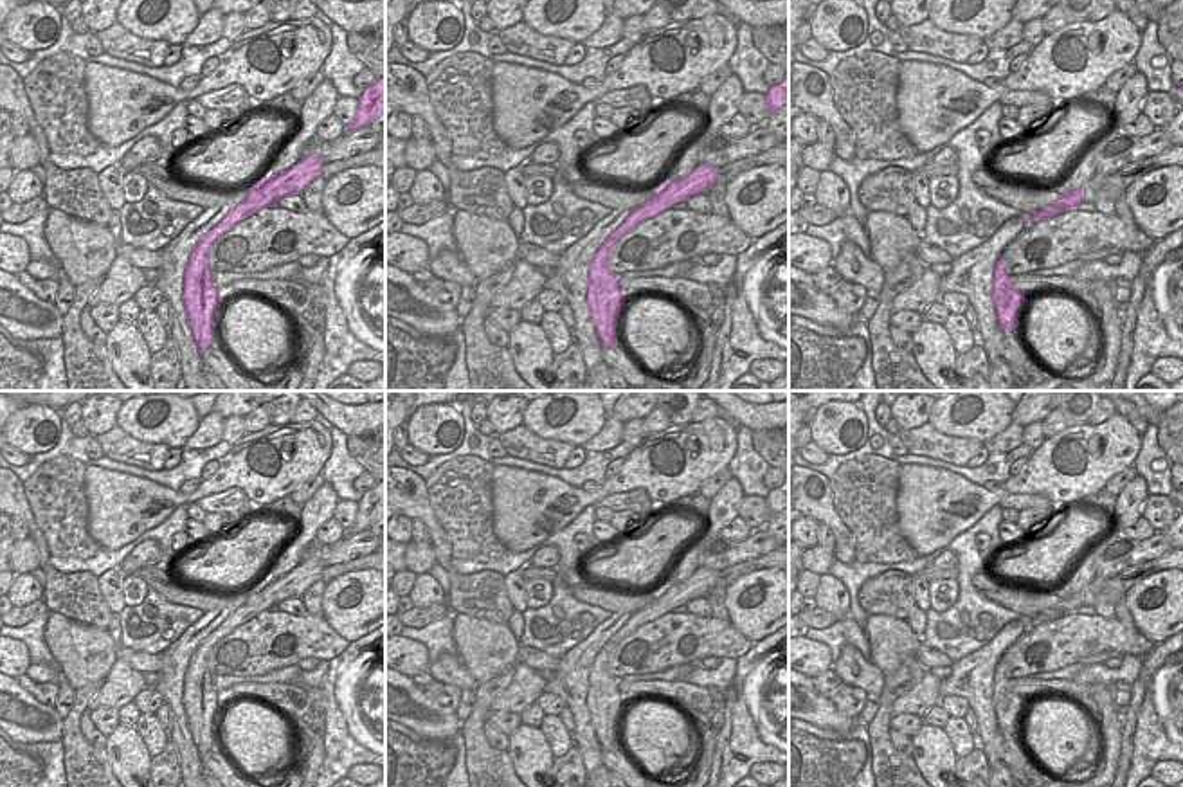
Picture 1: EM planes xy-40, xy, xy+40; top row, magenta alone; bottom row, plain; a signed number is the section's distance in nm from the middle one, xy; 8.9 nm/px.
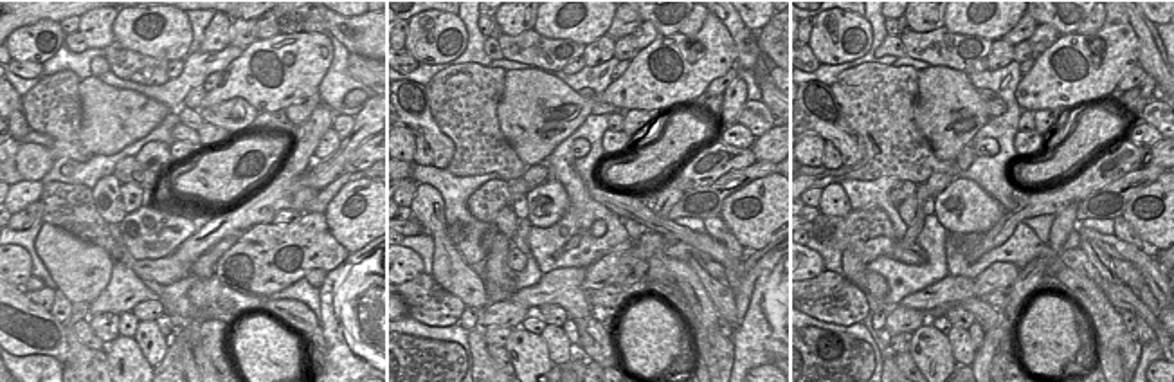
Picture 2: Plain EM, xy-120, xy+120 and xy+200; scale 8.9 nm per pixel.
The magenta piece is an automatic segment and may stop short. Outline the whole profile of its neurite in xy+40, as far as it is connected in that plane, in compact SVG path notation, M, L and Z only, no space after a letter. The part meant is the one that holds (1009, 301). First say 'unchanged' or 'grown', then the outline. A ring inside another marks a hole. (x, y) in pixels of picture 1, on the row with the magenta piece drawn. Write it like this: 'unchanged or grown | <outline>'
unchanged | M1001 259L994 265L992 301L999 328L1016 331L1025 294L1014 288L1012 276L1005 272L1005 261Z

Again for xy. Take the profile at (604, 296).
unchanged | M699 164L686 176L668 182L661 191L655 189L654 198L643 207L632 211L594 254L589 268L589 288L585 299L596 335L603 348L618 344L616 322L625 297L619 288L621 274L614 274L609 267L614 245L641 222L650 220L695 194L706 194L717 182L718 169L720 167Z

